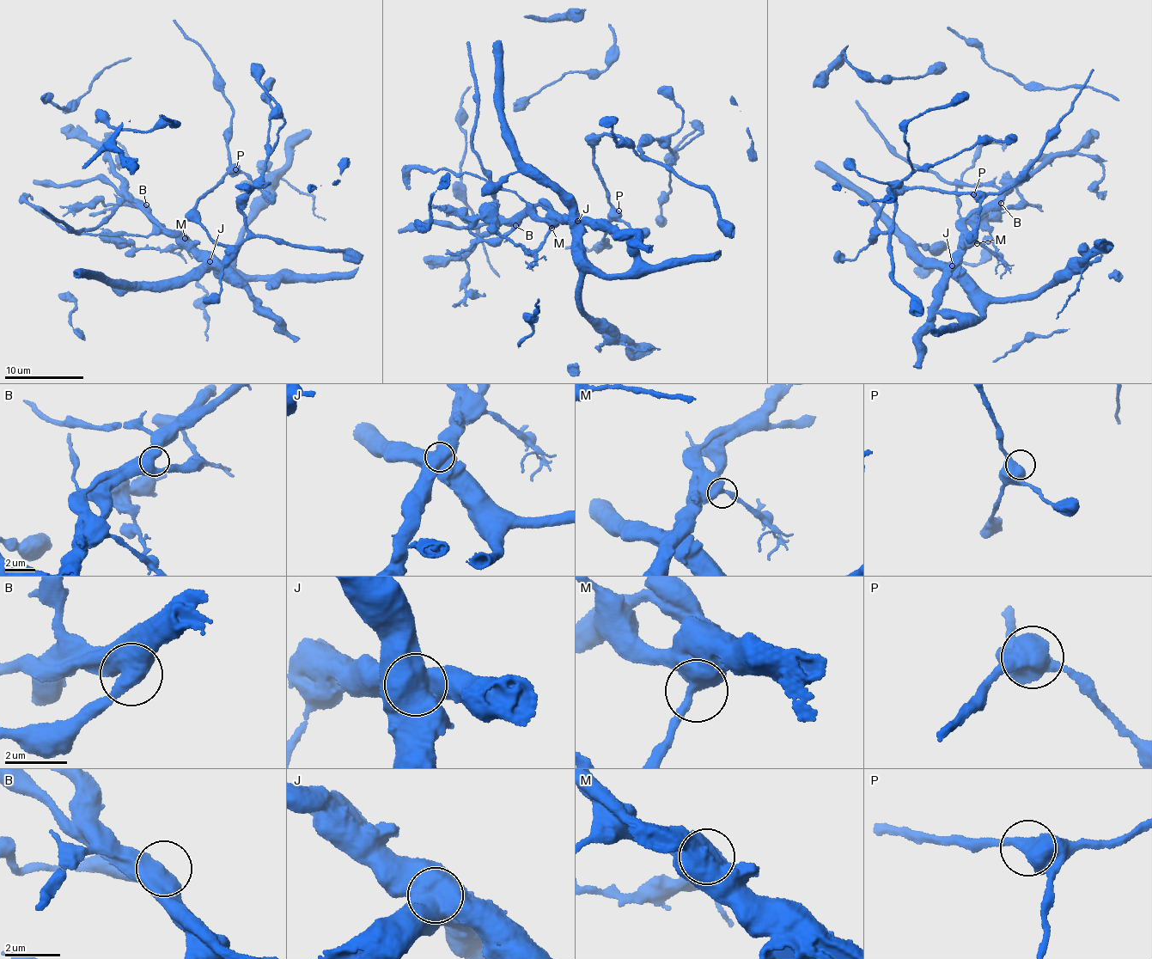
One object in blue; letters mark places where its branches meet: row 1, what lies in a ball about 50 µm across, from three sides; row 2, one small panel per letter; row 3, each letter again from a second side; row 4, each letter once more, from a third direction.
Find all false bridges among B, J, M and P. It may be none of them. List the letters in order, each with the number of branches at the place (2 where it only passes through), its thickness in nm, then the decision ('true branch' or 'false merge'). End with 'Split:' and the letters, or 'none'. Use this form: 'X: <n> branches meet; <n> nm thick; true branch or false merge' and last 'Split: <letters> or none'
B: 3 branches meet; 500 nm thick; true branch
J: 3 branches meet; 750 nm thick; false merge
M: 2 branches meet; 500 nm thick; true branch
P: 2 branches meet; 650 nm thick; true branch
Split: J

